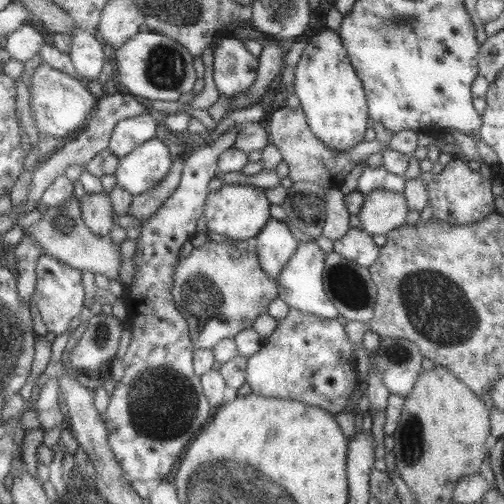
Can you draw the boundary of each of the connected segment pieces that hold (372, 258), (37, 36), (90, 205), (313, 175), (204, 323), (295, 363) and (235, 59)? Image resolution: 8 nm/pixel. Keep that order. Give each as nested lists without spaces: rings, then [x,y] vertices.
[[[349,228],[340,240],[333,241],[333,250],[347,262],[354,260],[360,266],[370,268],[377,261],[381,246],[376,245],[372,236],[361,228]]]
[[[24,25],[8,37],[6,49],[12,58],[22,63],[40,55],[42,47],[47,44],[47,35],[36,26]]]
[[[86,193],[80,199],[80,206],[84,222],[97,235],[104,236],[114,228],[112,216],[115,209],[112,206],[111,196],[104,194]]]
[[[280,107],[265,120],[269,138],[280,150],[284,162],[289,166],[289,175],[293,182],[308,181],[324,188],[326,191],[340,187],[346,180],[346,176],[358,166],[359,163],[366,161],[367,158],[380,149],[394,149],[398,152],[412,156],[418,146],[418,133],[415,130],[401,130],[393,133],[388,142],[374,139],[373,141],[362,141],[350,150],[333,150],[328,148],[309,127],[305,112],[302,107]]]
[[[211,238],[204,245],[193,247],[190,255],[175,266],[171,295],[175,307],[187,320],[188,334],[195,349],[213,349],[219,340],[234,339],[241,330],[253,328],[254,321],[267,313],[268,304],[279,296],[277,281],[262,270],[254,240],[231,239],[228,243],[218,243]]]
[[[290,308],[287,316],[278,320],[276,330],[264,338],[261,349],[248,357],[247,383],[252,388],[252,393],[266,398],[304,402],[304,405],[318,406],[334,416],[337,413],[354,413],[356,407],[351,397],[361,383],[354,366],[354,358],[353,347],[338,319],[324,319]]]
[[[225,33],[214,46],[213,79],[219,94],[234,98],[249,90],[256,80],[259,58],[253,56],[243,40]]]

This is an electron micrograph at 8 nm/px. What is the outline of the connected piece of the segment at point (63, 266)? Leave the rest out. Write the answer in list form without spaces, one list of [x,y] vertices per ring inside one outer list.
[[[45,254],[37,266],[39,274],[38,292],[34,299],[38,304],[39,310],[46,322],[49,331],[56,335],[64,334],[71,330],[74,317],[80,317],[82,306],[84,304],[84,288],[82,288],[82,272],[79,268],[56,258],[55,256]]]

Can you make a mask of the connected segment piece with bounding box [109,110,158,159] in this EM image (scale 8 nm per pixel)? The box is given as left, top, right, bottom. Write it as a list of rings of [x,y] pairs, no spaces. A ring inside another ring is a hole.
[[[150,110],[125,118],[114,127],[111,133],[109,149],[119,159],[124,158],[143,142],[156,137],[157,125],[158,122],[152,117]]]

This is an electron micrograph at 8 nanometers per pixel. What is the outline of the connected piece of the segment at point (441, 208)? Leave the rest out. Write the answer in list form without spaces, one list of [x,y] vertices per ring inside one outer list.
[[[464,157],[453,158],[440,173],[434,175],[432,182],[426,184],[433,217],[457,225],[481,221],[487,214],[496,211],[492,182],[493,179],[484,178],[480,171],[470,169]]]

